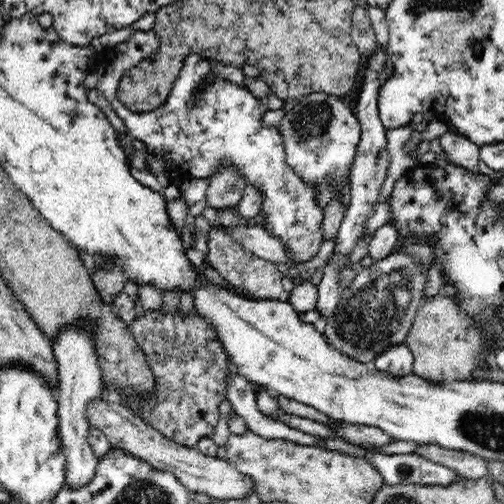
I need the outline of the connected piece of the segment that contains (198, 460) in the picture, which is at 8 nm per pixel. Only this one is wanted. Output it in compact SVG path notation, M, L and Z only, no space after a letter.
M99 398L91 399L90 402L86 404L85 412L90 426L92 425L99 428L104 435L108 436L112 447L122 449L123 452L130 453L132 457L138 457L139 460L146 461L147 464L150 464L151 468L172 474L175 480L178 480L179 484L182 484L184 489L189 493L193 493L193 496L200 497L205 501L214 499L225 501L232 500L232 498L234 498L234 500L242 499L255 491L254 480L239 473L238 469L235 469L234 465L230 464L226 459L220 460L217 456L211 457L210 455L202 456L202 452L199 448L182 446L166 438L161 431L156 430L141 418L138 418L132 409L127 408L115 398L111 398L107 401L102 401L102 399Z

